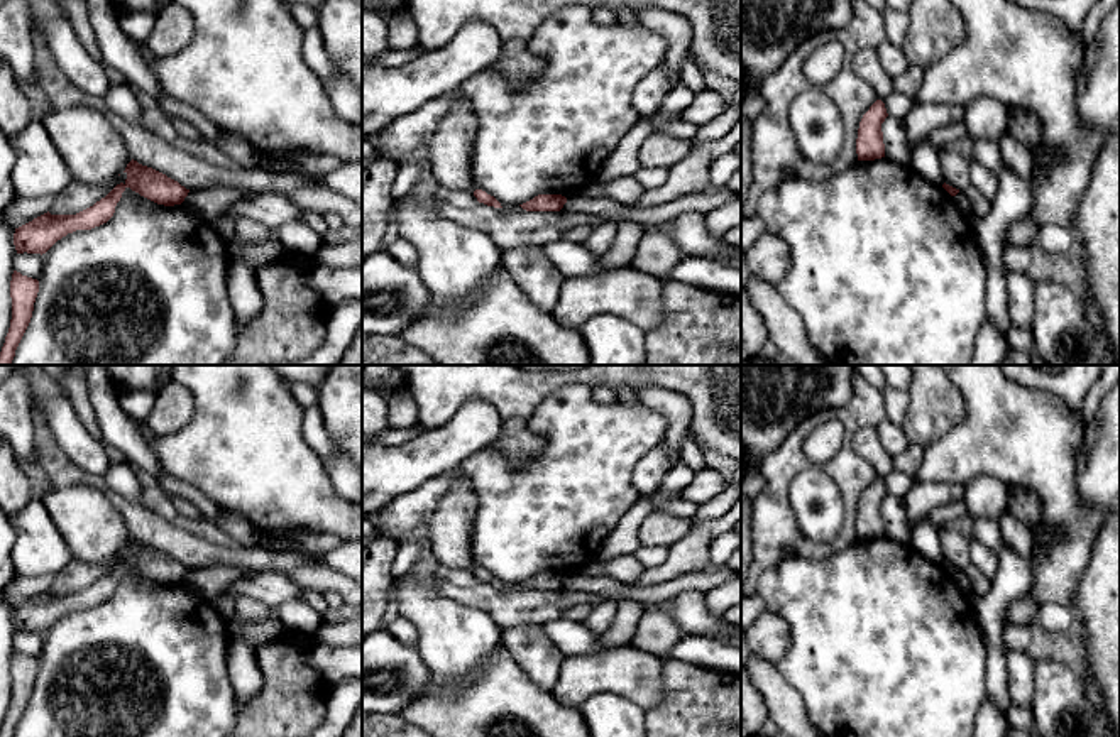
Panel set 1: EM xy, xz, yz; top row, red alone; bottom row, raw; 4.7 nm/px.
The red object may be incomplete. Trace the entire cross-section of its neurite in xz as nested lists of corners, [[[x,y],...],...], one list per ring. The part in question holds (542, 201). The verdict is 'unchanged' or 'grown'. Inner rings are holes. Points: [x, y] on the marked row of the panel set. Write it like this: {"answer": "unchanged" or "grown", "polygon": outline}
{"answer": "unchanged", "polygon": [[[538,194],[519,206],[526,211],[560,211],[565,203],[567,198],[562,194]]]}

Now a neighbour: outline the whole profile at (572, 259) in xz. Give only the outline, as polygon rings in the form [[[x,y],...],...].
[[[558,238],[543,245],[543,250],[565,277],[597,276],[612,269],[602,265],[601,257],[579,242]]]

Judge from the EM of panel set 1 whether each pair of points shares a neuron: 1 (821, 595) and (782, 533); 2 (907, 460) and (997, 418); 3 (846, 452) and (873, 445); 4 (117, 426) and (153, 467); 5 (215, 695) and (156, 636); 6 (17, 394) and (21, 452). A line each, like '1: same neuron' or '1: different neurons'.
1: different neurons
2: different neurons
3: different neurons
4: same neuron
5: same neuron
6: same neuron

